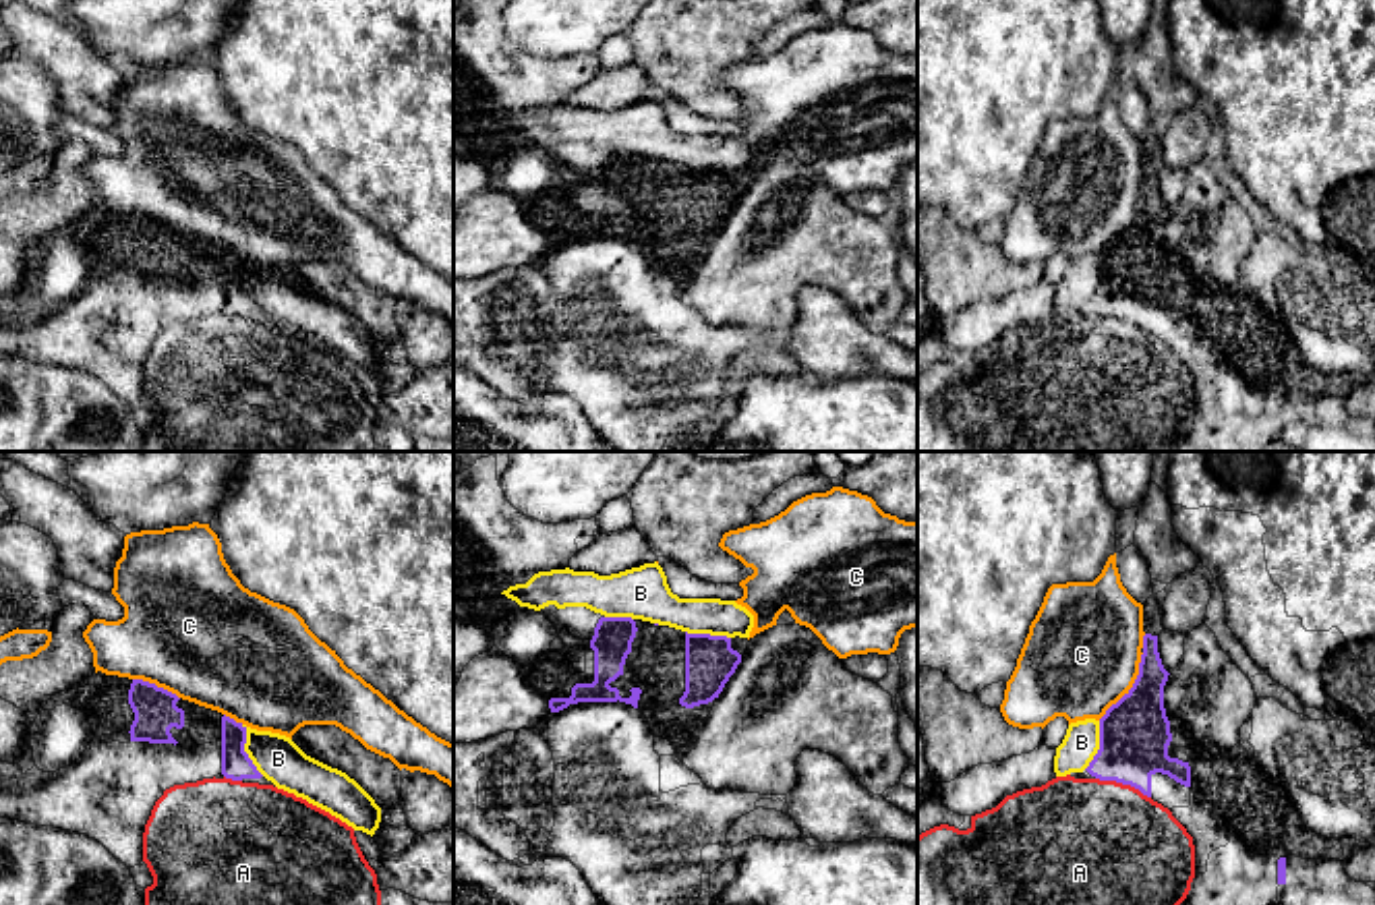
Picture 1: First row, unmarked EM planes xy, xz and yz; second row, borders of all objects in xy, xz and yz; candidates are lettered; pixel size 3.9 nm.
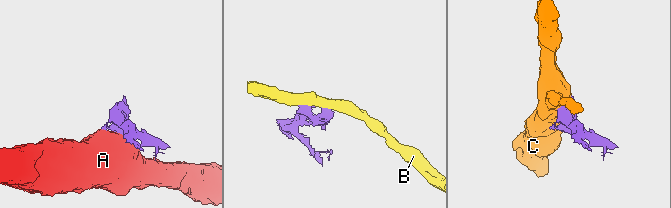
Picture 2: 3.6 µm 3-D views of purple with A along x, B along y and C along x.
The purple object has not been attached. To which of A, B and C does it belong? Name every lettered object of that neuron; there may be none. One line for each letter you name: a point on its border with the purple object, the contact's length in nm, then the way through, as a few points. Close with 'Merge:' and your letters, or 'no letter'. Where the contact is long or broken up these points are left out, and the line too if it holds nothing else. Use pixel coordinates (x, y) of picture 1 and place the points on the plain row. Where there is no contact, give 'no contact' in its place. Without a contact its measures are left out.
Merge: no letter

